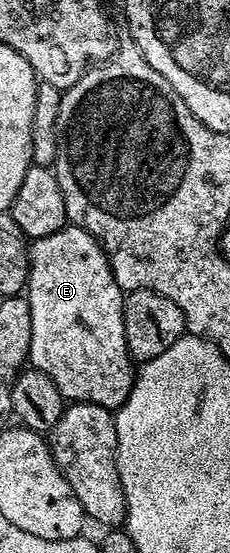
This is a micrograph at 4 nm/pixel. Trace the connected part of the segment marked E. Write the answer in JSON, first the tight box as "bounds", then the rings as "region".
{"bounds":[25,226,137,410],"region":[[[64,226],[59,232],[54,232],[48,236],[42,236],[40,240],[34,241],[29,248],[29,271],[27,274],[27,287],[25,295],[31,307],[31,351],[29,360],[34,367],[39,368],[57,386],[57,390],[68,401],[83,401],[93,403],[97,406],[105,407],[110,410],[117,410],[129,398],[131,388],[135,384],[137,375],[136,365],[133,363],[131,352],[127,349],[127,339],[125,338],[125,322],[123,321],[123,301],[125,293],[122,288],[117,286],[117,282],[111,273],[111,262],[103,251],[103,245],[90,236],[85,228],[74,226]]]}

